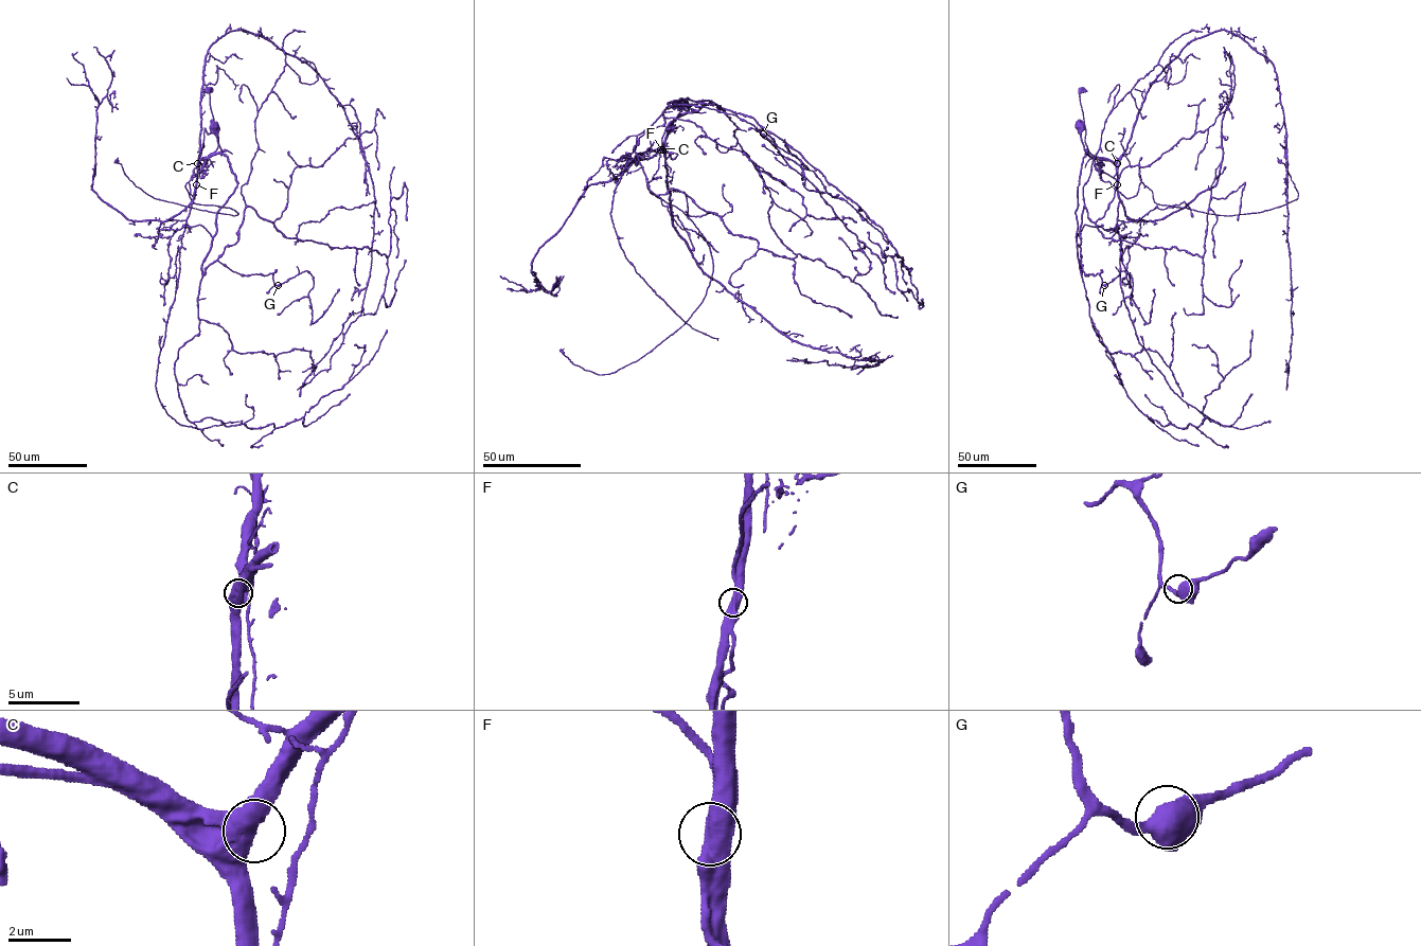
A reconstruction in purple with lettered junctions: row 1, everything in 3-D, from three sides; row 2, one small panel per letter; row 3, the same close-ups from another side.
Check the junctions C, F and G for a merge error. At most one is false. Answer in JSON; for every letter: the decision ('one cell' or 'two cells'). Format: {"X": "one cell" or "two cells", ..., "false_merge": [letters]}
{"C": "one cell", "F": "two cells", "G": "one cell", "false_merge": ["F"]}

